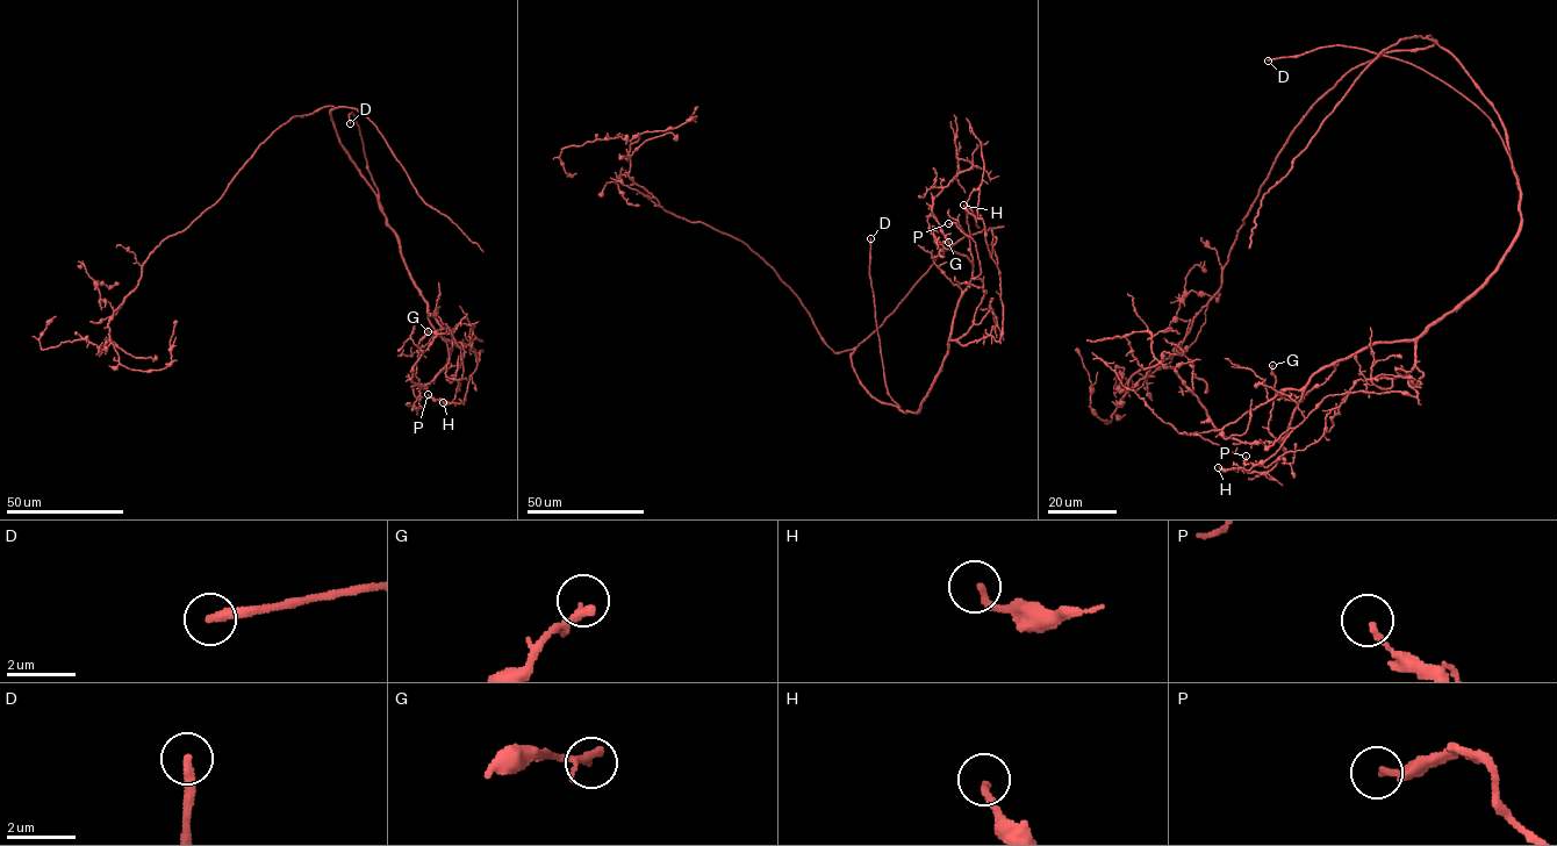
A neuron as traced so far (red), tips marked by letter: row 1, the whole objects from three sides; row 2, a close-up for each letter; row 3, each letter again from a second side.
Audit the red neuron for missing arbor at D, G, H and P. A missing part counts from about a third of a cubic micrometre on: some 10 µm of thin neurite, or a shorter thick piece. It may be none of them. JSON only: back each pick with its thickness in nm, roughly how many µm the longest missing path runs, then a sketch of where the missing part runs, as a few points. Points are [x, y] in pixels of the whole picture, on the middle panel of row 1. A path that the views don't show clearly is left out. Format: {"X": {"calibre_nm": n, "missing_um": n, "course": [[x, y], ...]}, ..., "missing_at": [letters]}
{"D": {"calibre_nm": 280, "missing_um": 50}, "missing_at": ["D"]}

